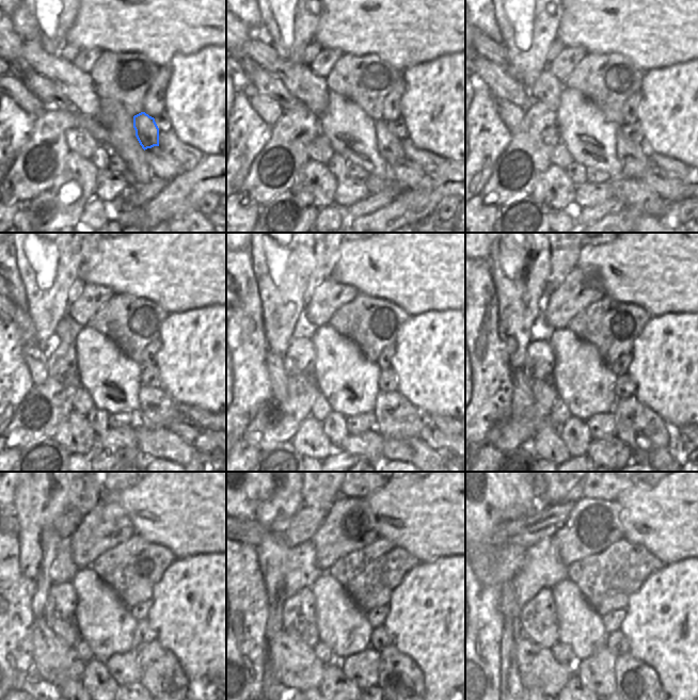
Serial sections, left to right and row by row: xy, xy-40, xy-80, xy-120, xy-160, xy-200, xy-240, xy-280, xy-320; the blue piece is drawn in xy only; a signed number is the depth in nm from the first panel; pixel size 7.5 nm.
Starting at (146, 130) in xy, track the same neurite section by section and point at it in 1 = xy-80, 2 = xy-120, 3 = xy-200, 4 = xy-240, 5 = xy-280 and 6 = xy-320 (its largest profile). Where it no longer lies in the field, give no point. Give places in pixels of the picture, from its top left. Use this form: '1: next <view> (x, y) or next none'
1: next xy-80 (631, 156)
2: next xy-120 (157, 410)
3: next xy-200 (644, 431)
4: next xy-240 (160, 672)
5: next xy-280 (400, 679)
6: next xy-320 (637, 684)

